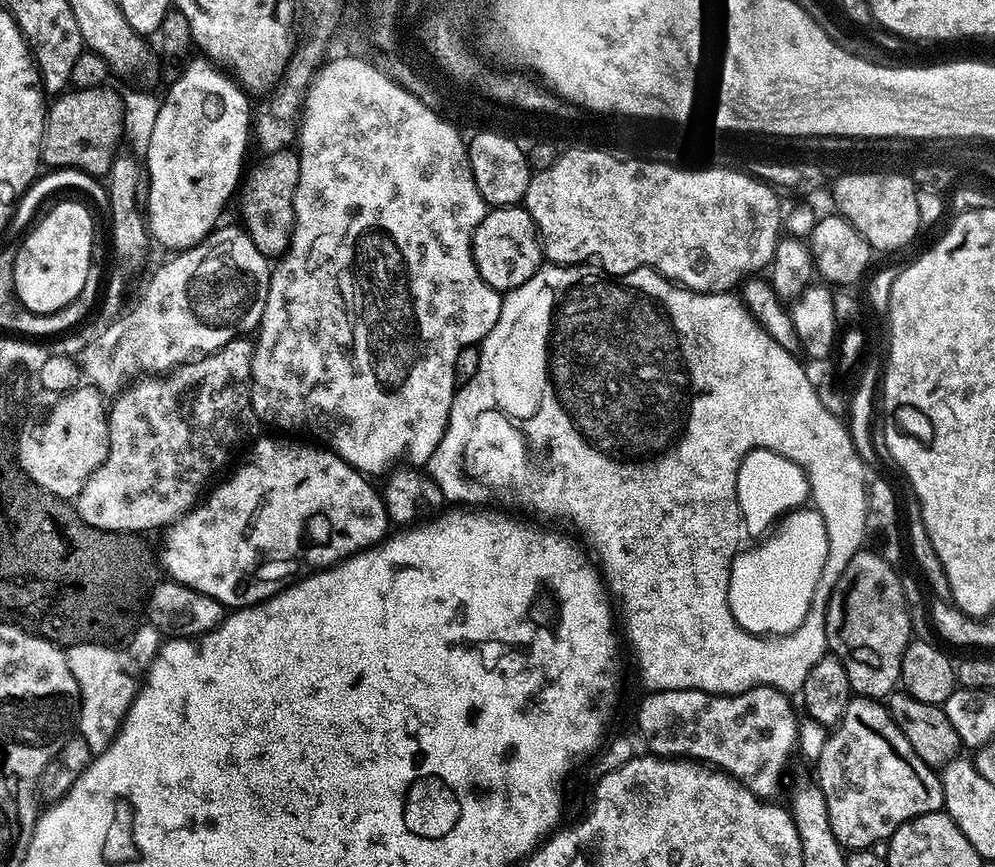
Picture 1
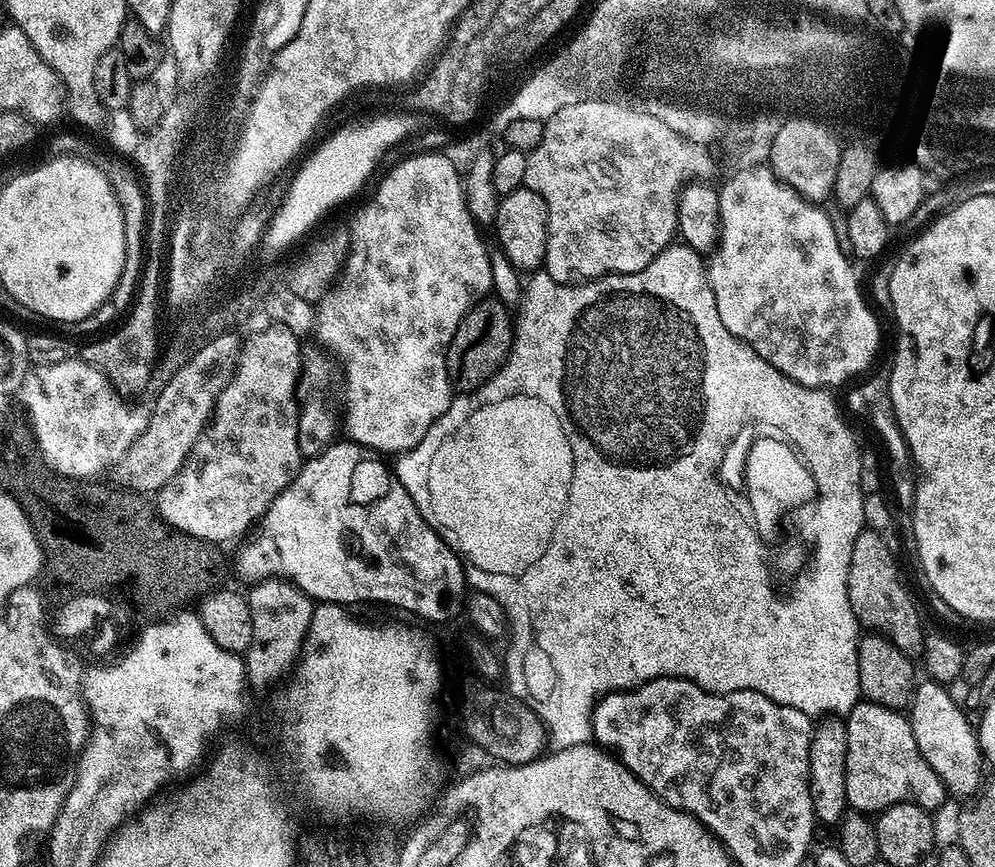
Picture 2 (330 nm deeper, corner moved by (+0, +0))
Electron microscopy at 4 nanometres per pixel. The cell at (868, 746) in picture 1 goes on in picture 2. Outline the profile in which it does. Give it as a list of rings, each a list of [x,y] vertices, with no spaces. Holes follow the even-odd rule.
[[[861,702],[849,710],[846,727],[846,798],[855,811],[879,814],[895,804],[917,804],[933,810],[943,802],[944,784],[930,762],[922,758],[922,750],[914,742],[911,719],[903,711]]]

